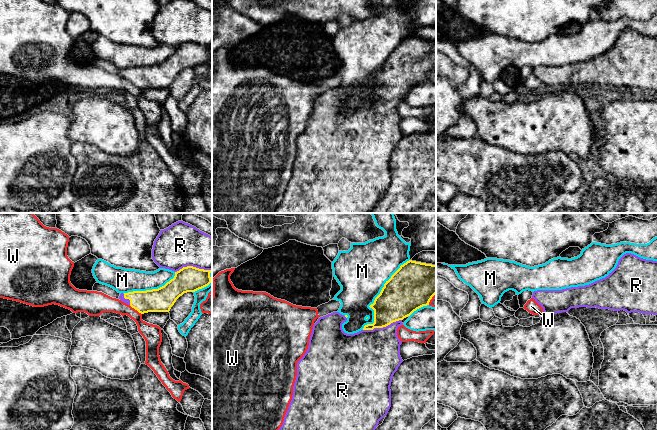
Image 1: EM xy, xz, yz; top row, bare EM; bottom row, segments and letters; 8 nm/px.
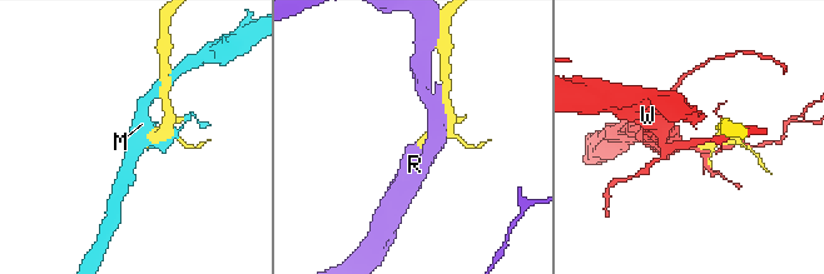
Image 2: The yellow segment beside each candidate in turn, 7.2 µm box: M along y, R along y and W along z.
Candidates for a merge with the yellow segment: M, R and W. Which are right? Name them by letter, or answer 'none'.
R

